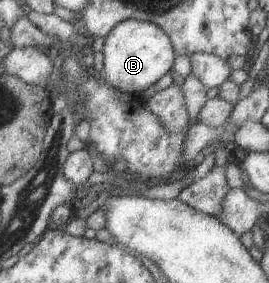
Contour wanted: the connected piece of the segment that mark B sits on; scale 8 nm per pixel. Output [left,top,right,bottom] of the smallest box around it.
[99,19,175,96]

